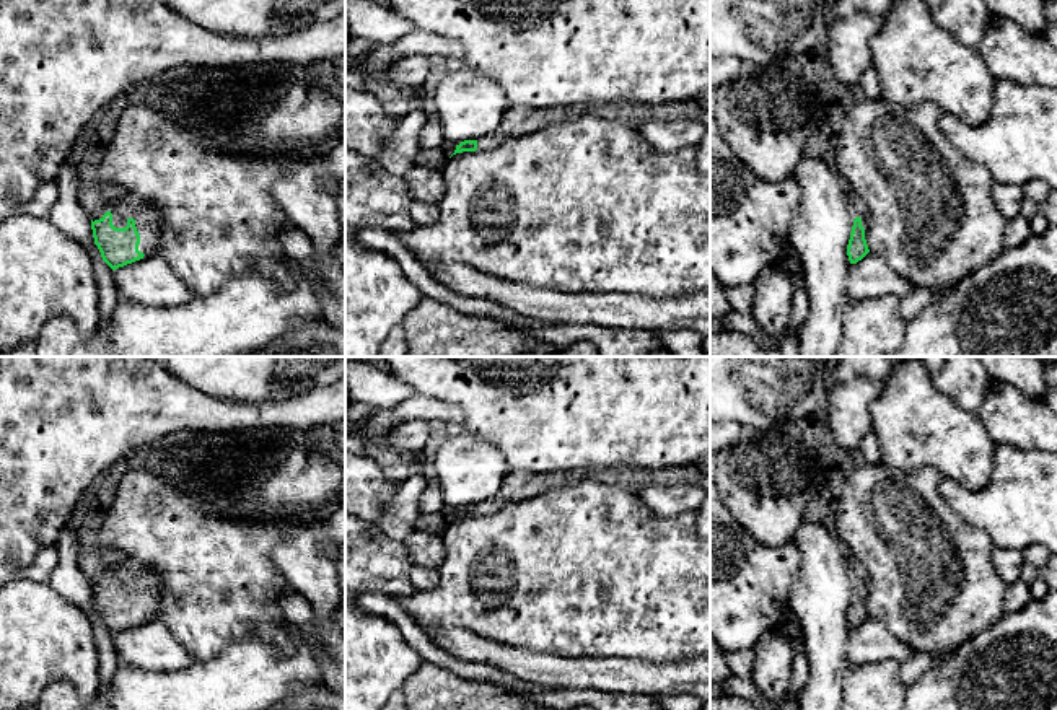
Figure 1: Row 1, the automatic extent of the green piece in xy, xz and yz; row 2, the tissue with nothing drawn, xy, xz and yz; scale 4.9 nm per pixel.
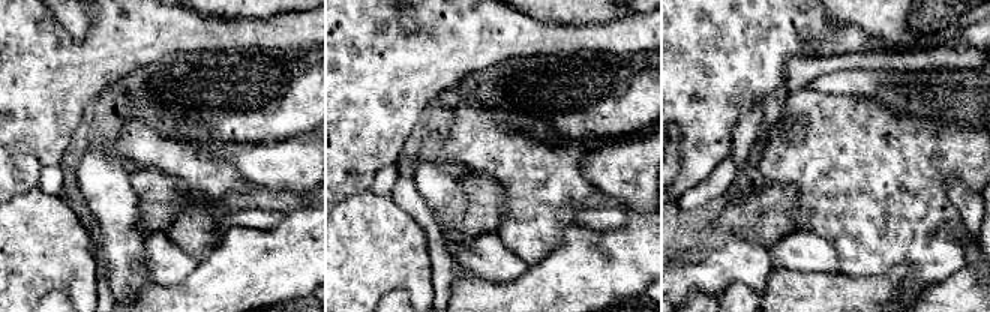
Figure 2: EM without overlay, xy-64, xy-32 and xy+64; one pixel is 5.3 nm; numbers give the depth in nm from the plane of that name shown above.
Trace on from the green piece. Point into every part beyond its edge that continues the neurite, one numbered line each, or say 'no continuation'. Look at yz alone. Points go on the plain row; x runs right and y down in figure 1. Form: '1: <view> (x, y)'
1: yz (857, 572)

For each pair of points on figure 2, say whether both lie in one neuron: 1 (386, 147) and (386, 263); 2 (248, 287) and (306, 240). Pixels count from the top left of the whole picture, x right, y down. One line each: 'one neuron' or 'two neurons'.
1: two neurons
2: one neuron

